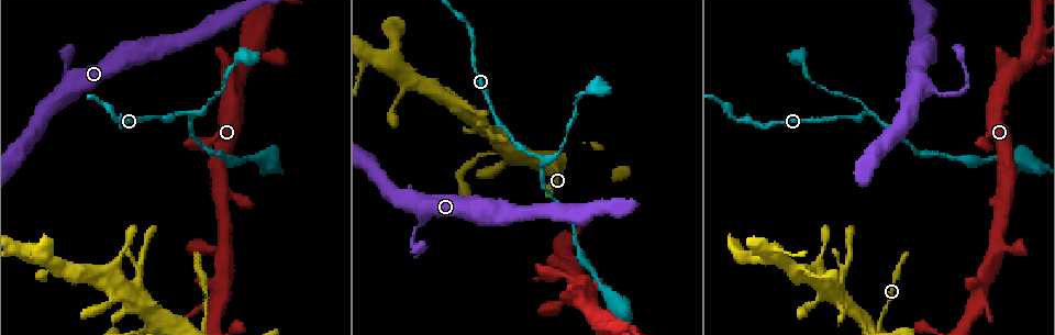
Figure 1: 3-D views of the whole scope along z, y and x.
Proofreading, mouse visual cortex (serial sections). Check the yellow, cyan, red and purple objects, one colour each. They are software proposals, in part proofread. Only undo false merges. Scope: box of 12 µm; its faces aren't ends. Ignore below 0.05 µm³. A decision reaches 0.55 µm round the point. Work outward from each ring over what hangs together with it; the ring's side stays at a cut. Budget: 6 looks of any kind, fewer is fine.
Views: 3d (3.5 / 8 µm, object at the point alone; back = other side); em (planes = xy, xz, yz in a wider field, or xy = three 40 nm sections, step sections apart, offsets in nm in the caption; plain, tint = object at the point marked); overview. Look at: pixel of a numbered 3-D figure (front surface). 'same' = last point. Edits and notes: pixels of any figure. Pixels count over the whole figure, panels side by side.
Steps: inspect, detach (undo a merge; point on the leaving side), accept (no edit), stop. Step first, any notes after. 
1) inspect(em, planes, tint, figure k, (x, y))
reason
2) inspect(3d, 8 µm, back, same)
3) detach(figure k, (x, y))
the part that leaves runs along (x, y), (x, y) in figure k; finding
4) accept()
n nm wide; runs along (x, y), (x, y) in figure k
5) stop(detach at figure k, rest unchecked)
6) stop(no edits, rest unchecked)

inspect(3d, 3.5 µm, figure 1, (929, 89))

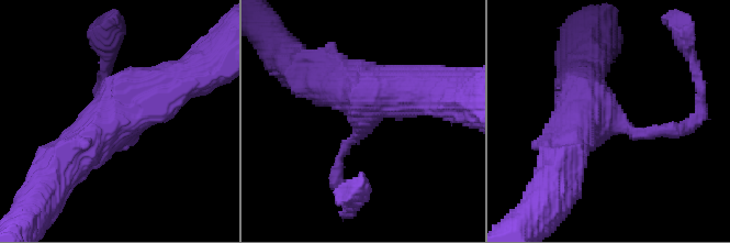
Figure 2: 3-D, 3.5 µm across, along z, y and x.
inspect(em, xy, step 5, tint, figure 2, (360, 121))

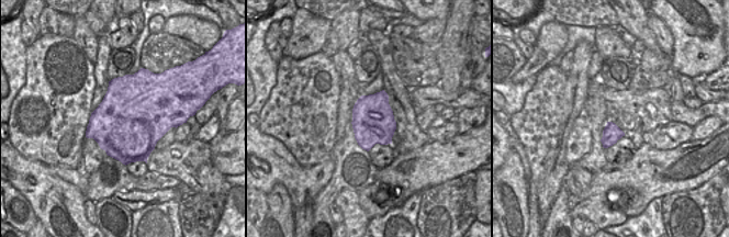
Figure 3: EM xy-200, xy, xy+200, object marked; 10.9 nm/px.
accept()
runs along (169, 84), (119, 113), (62, 168) in figure 2; one cell here

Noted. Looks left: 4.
inspect(3d, 8 µm, figure 1, (192, 115))
sharp bend

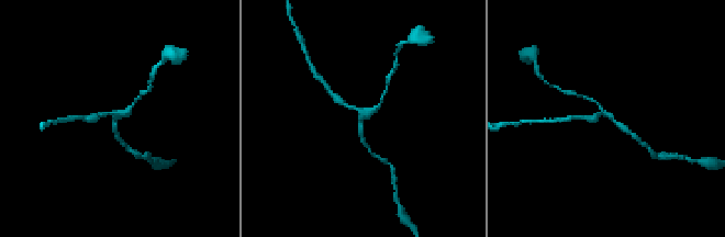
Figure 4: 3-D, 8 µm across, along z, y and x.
inspect(em, planes, tint, figure 4, (364, 115))
3 arms; arms of 100, 200, 200 nm; need the tissue

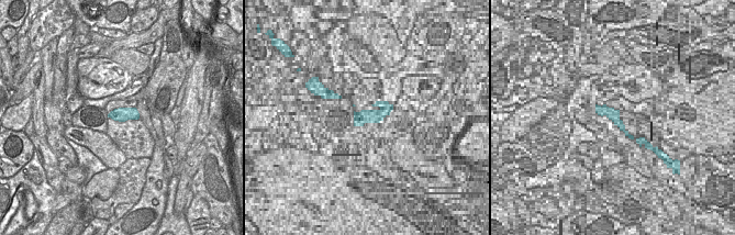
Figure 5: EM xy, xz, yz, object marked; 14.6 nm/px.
accept()
runs along (335, 97), (363, 114), (363, 138) in figure 4; one cell here

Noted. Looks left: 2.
inspect(3d, 8 µm, back, figure 1, (556, 169))
abrupt turn

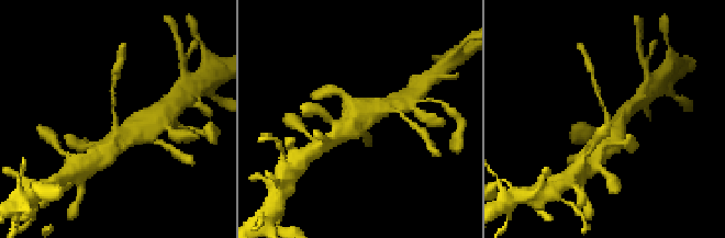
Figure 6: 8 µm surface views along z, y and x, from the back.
inspect(em, xy, step 3, tint, figure 6, (114, 115))
arms of 150, 500 nm; now the EM

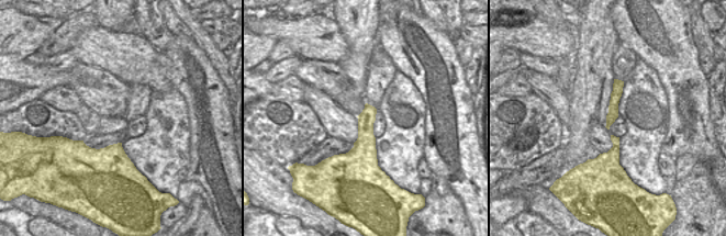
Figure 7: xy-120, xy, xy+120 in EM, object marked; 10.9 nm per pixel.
accept()
190 nm wide; runs along (618, 82), (613, 114), (609, 122) in figure 7; continuous, no second cell

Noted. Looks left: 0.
stop(no edits, rest unchecked)

